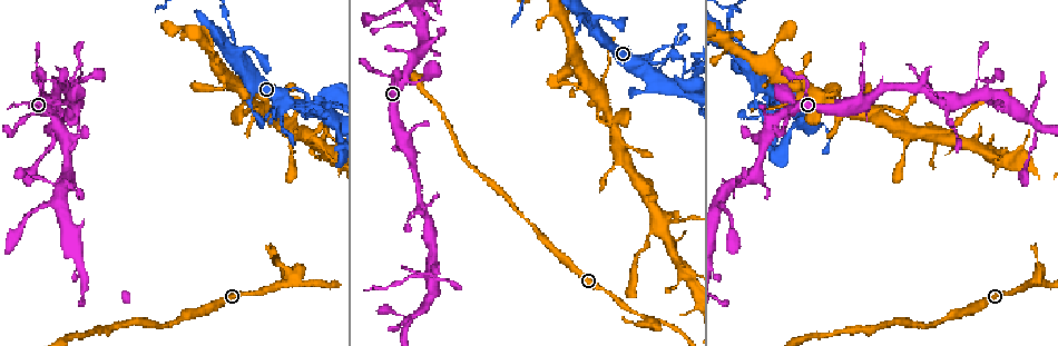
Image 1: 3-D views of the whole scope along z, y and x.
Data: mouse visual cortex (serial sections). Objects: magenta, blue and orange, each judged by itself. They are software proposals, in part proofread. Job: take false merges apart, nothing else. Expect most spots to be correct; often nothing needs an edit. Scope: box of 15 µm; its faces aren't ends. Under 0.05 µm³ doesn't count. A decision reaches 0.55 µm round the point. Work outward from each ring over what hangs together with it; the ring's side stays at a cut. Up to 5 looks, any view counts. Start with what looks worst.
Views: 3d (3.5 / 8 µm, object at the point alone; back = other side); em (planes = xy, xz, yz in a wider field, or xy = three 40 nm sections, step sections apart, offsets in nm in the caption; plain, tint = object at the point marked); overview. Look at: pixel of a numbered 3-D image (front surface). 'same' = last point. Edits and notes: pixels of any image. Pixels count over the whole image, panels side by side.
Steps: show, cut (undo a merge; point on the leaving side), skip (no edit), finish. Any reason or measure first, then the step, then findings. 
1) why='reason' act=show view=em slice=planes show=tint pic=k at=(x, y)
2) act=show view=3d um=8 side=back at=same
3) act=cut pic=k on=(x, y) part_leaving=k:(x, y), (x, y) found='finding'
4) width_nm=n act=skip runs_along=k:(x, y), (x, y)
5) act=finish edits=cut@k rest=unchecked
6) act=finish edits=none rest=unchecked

why='abrupt turn' act=show view=3d um=8 pic=1 at=(683, 75)

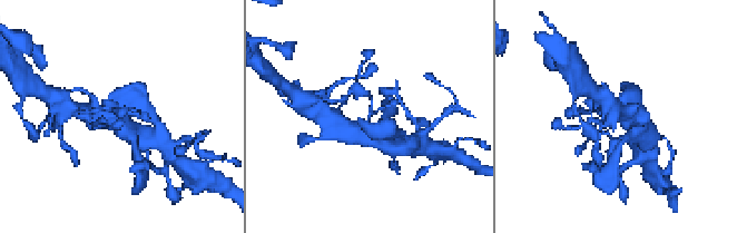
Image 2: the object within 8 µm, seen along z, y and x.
act=show view=3d um=3.5 pic=2 at=(370, 119)

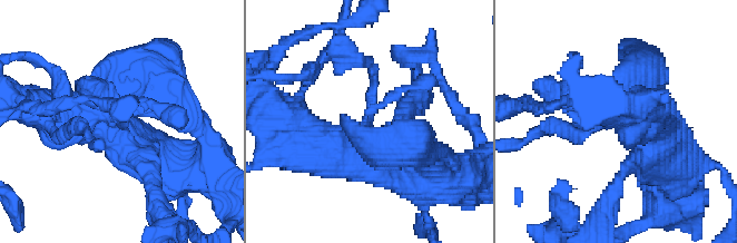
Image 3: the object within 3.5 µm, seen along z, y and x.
why='now the EM' act=show view=em slice=xy step=3 show=tint pic=3 at=(107, 117)

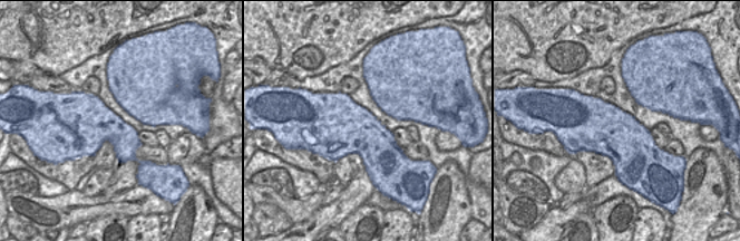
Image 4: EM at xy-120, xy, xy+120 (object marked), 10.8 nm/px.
act=skip runs_along=3:(50, 114), (159, 90) found='one cell here'

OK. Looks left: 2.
why='calibre changes' act=show view=3d um=8 side=back pic=1 at=(644, 318)

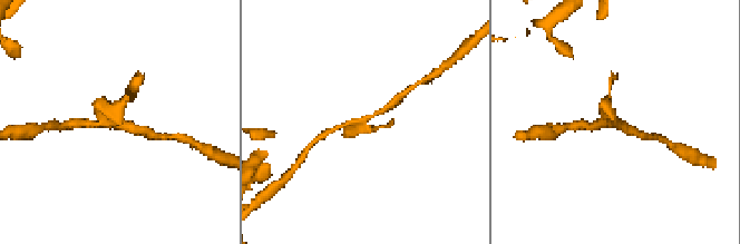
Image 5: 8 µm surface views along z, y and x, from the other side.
why='closer look' act=show view=3d um=3.5 pic=5 at=(362, 119)

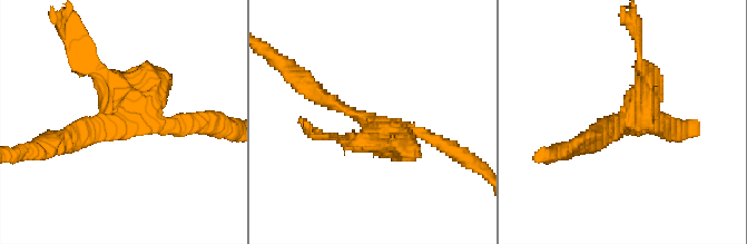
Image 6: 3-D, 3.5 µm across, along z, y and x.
act=cut pic=6 on=(99, 84) part_leaving=6:(125, 109), (69, 48), (69, 30) found='a second cell is stuck on'

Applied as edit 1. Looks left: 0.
act=finish edits=cut@6 rest=unchecked

